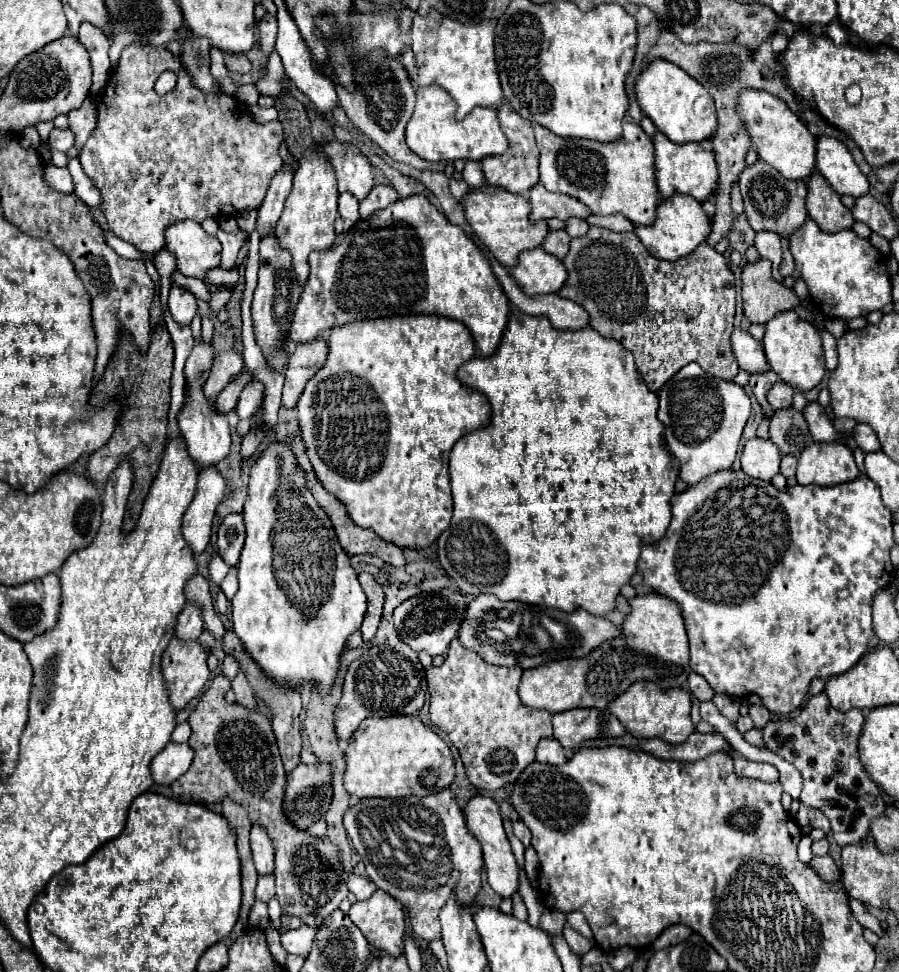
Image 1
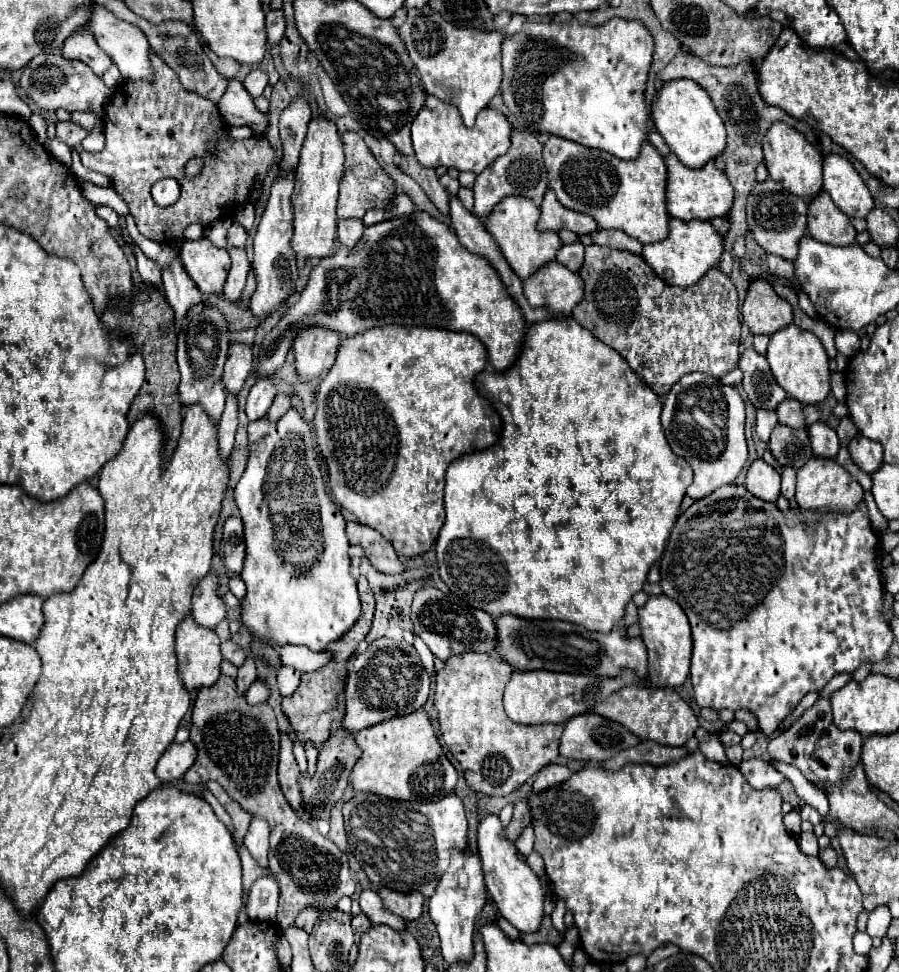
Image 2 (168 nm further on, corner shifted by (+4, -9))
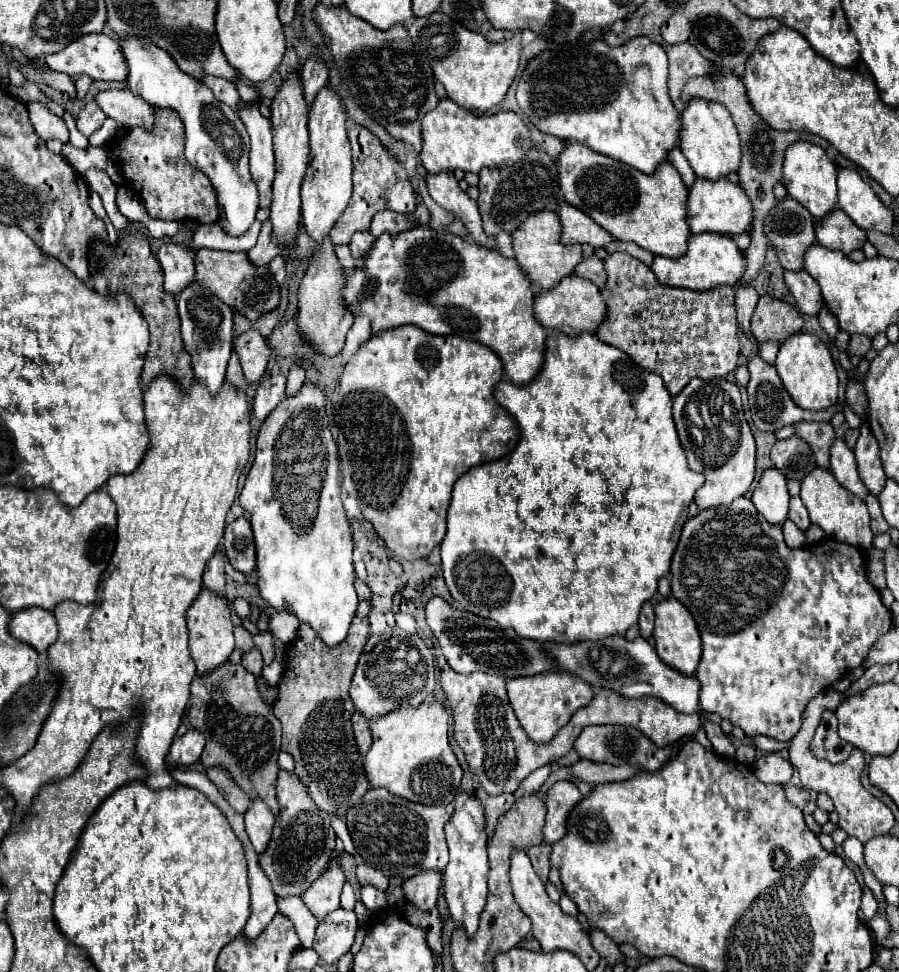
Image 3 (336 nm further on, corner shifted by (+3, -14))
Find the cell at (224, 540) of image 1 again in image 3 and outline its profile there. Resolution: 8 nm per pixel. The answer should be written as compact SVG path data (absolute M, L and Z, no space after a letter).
M245 516L233 520L225 528L223 536L225 556L231 566L243 574L255 570L255 546L253 546L253 532L249 520Z

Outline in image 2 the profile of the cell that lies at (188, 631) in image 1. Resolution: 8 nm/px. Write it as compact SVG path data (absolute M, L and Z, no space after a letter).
M208 573L194 589L192 597L192 615L198 625L214 629L228 615L228 607L220 597L220 579L216 573Z

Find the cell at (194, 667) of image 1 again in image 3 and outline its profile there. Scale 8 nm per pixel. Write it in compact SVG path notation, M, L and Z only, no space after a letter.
M201 590L193 606L187 610L187 630L189 630L189 652L197 666L197 676L205 676L225 664L235 648L233 642L233 624L229 618L229 606L225 598L217 598L217 594L209 594L209 590Z

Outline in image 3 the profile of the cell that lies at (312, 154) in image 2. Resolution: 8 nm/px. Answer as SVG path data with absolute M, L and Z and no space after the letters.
M325 86L317 94L317 102L313 102L309 112L309 164L301 186L303 228L317 244L329 236L351 198L351 146L347 140L345 122L347 116L341 106L341 98L329 86Z

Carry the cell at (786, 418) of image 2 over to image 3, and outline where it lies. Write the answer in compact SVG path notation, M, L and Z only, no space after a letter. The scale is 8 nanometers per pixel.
M797 422L793 424L793 428L795 428L795 436L803 438L811 446L817 466L827 468L829 466L829 446L835 438L833 426L827 422Z

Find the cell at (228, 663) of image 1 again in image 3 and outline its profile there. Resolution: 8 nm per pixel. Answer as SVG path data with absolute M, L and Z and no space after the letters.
M235 626L235 644L239 650L243 652L249 652L253 648L253 640L251 640L251 634L243 628L243 626Z

